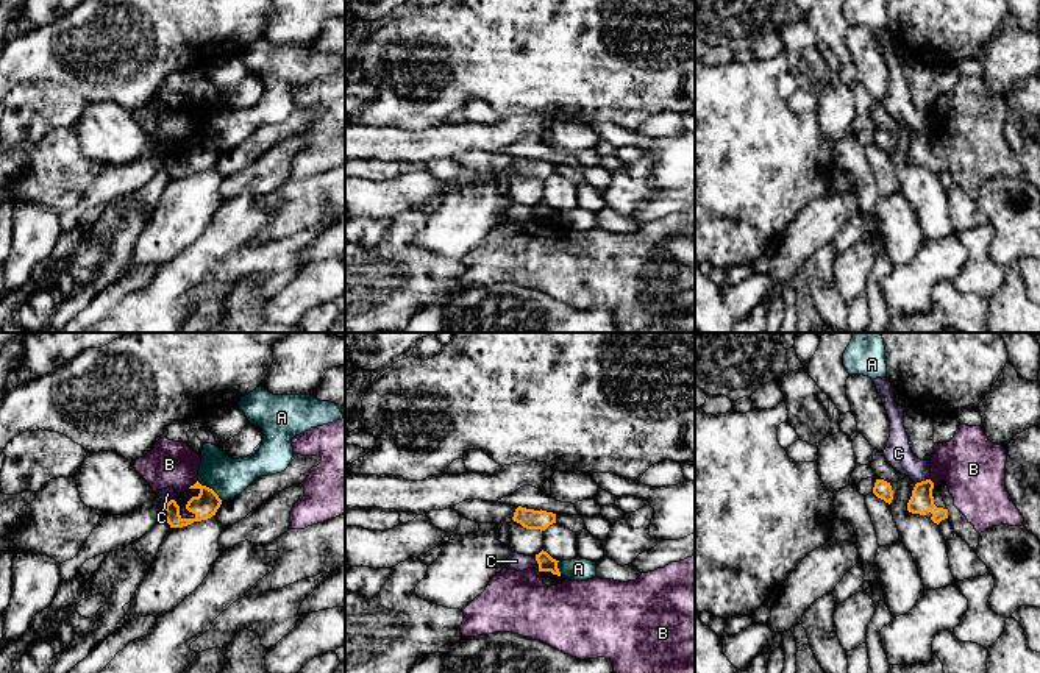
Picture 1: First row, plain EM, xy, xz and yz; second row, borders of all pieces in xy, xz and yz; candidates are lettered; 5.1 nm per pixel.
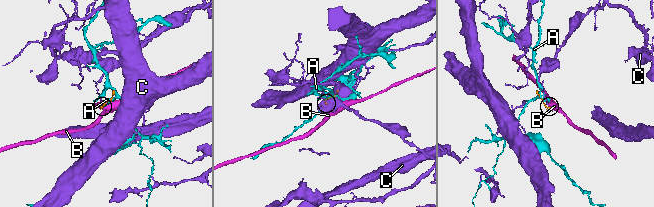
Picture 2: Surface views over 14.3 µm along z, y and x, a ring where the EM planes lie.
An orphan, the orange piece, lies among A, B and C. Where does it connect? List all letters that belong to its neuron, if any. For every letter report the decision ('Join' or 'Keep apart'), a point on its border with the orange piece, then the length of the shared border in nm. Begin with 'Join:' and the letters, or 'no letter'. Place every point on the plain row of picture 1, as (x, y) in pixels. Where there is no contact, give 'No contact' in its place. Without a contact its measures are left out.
Join: no letter
A: Keep apart. Touches orange at xy (208, 138). Shared border 170 nm
B: Keep apart. Touches orange at xy (194, 135). Shared border 70 nm
C: Keep apart. Touches orange at yz (922, 131). Shared border 90 nm

